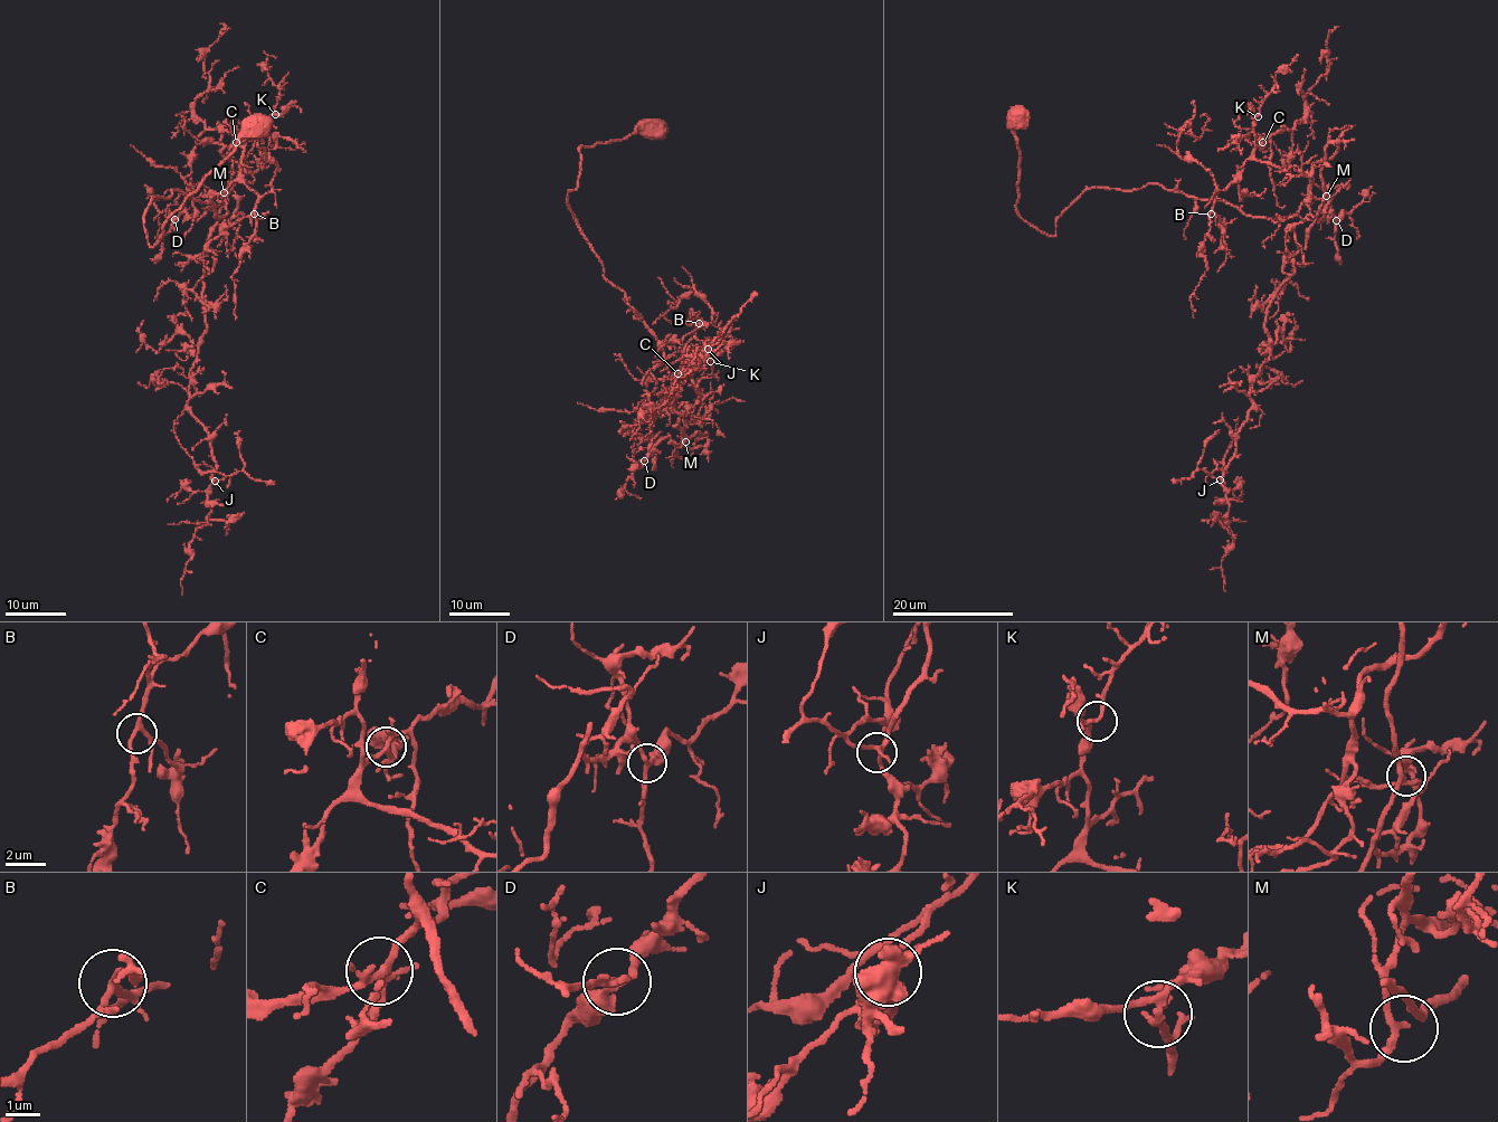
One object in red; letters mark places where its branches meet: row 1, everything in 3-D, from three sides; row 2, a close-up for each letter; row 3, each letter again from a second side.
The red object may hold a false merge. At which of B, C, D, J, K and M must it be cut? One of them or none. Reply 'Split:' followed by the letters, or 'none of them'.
Split: none of them

